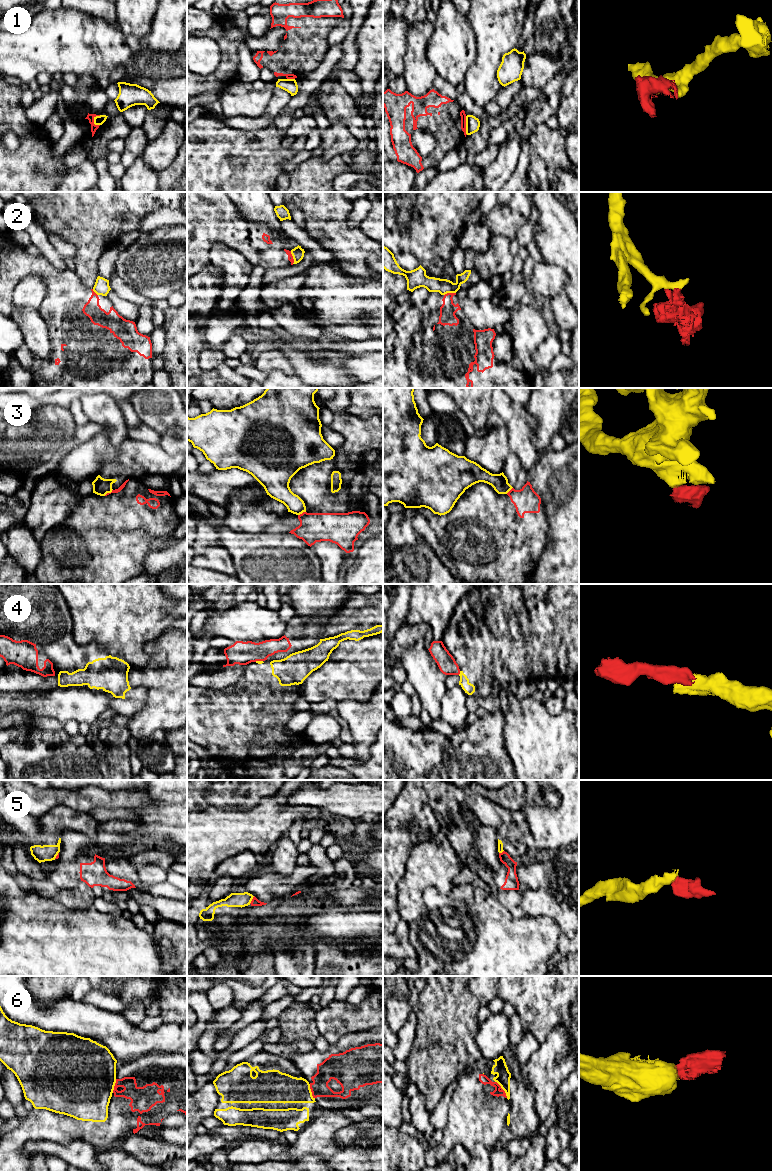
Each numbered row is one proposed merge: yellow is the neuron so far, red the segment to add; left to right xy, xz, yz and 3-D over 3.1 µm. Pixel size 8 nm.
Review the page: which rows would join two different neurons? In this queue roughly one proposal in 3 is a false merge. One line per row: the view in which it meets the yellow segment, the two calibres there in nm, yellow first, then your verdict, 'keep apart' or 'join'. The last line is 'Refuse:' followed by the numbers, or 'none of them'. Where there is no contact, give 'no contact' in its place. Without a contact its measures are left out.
1: meets yellow in yz; 110 nm thick on the yellow side, 50 nm on the other; keep apart
2: meets yellow in xz; 100 nm thick on the yellow side, 50 nm on the other; keep apart
3: meets yellow in xy; 140 nm thick on the yellow side, 40 nm on the other; keep apart
4: meets yellow in yz; 90 nm thick on the yellow side, 140 nm on the other; keep apart
5: meets yellow in xz; 110 nm thick on the yellow side, 60 nm on the other; keep apart
6: meets yellow in yz; 120 nm thick on the yellow side, 70 nm on the other; keep apart
Refuse: 1, 2, 3, 4, 5, 6

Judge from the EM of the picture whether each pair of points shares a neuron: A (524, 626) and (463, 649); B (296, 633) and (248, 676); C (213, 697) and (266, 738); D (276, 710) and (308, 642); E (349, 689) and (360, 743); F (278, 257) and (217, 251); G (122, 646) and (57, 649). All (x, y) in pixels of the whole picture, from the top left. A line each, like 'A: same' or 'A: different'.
A: same
B: different
C: same
D: different
E: different
F: different
G: different

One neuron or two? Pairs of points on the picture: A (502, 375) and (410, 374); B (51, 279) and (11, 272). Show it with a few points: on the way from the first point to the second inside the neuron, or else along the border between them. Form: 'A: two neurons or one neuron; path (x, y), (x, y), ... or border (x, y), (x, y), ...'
A: one neuron; path (478, 365), (429, 356)
B: one neuron; path (41, 269), (21, 269)

